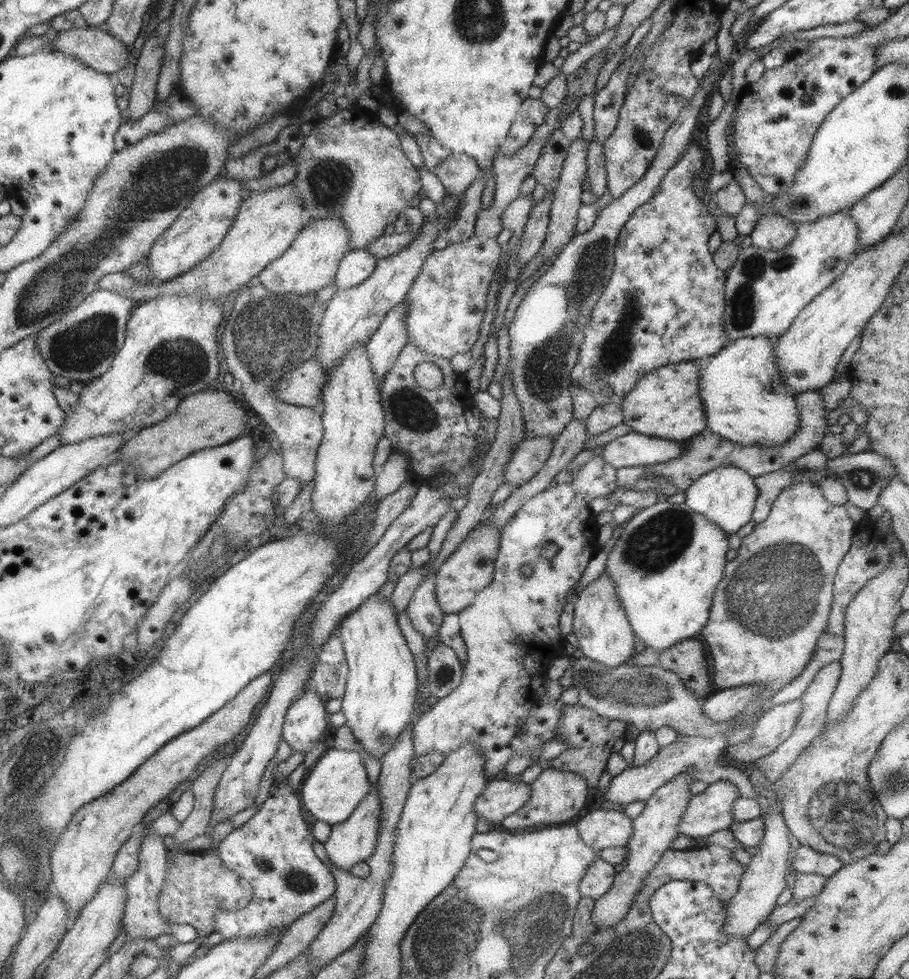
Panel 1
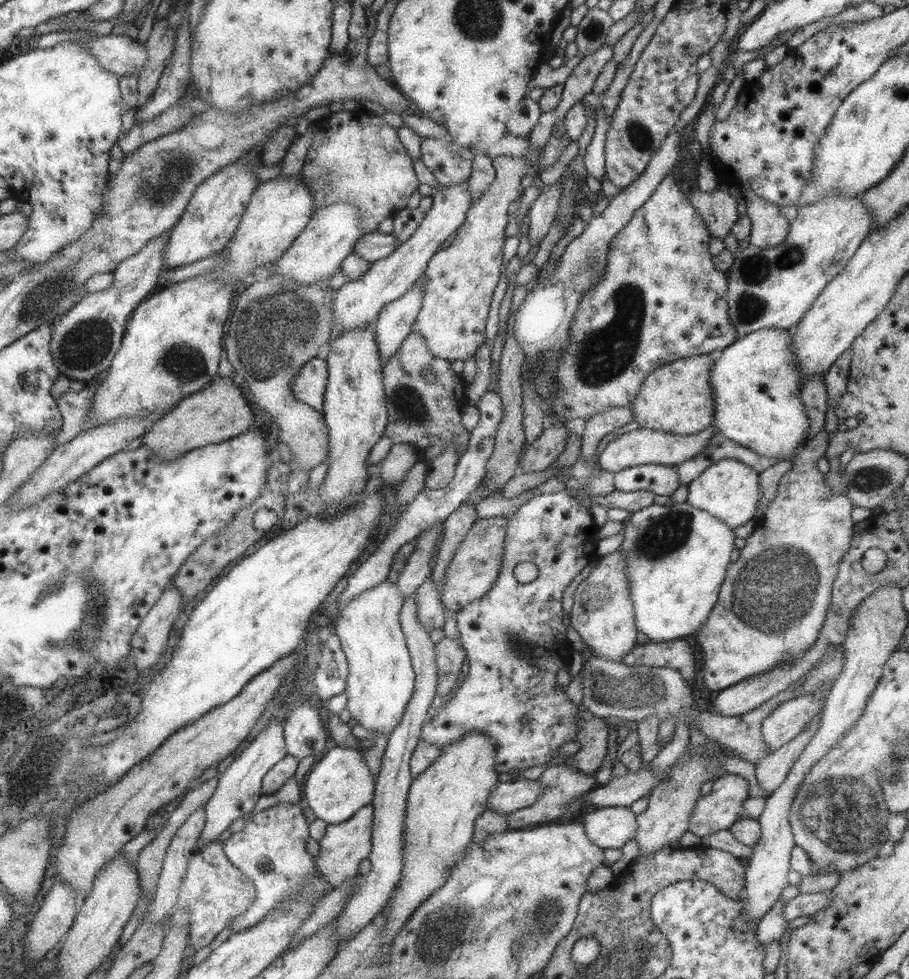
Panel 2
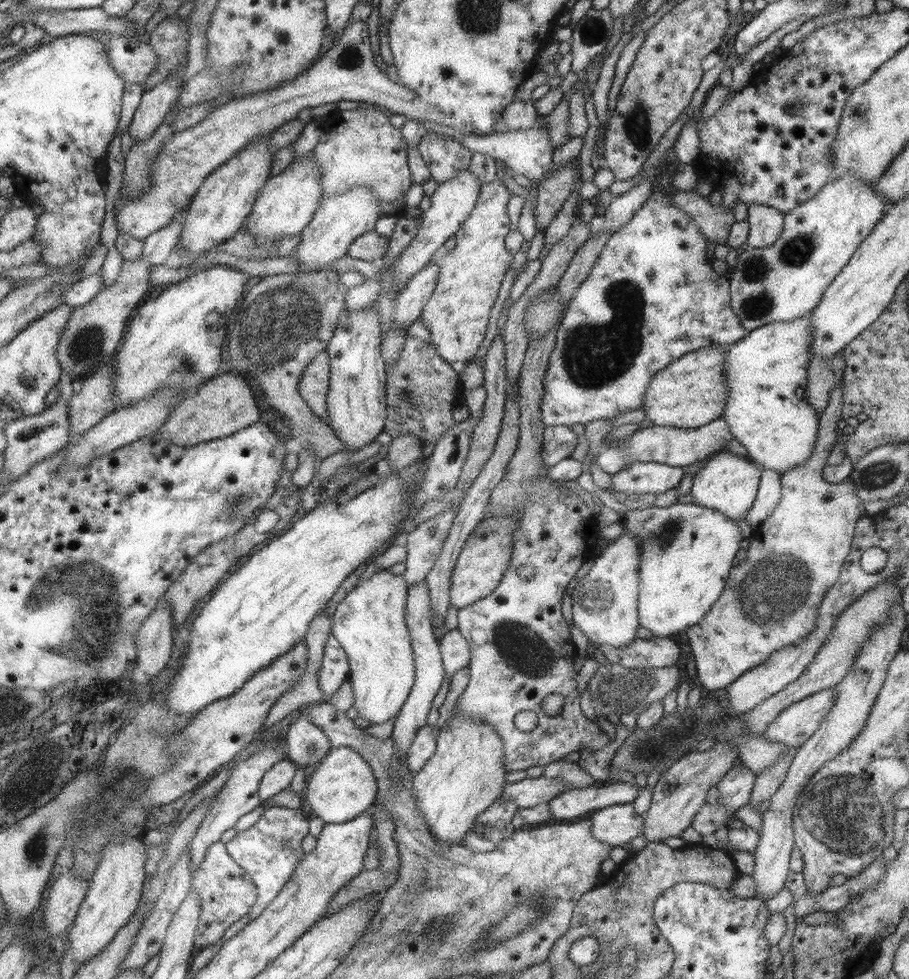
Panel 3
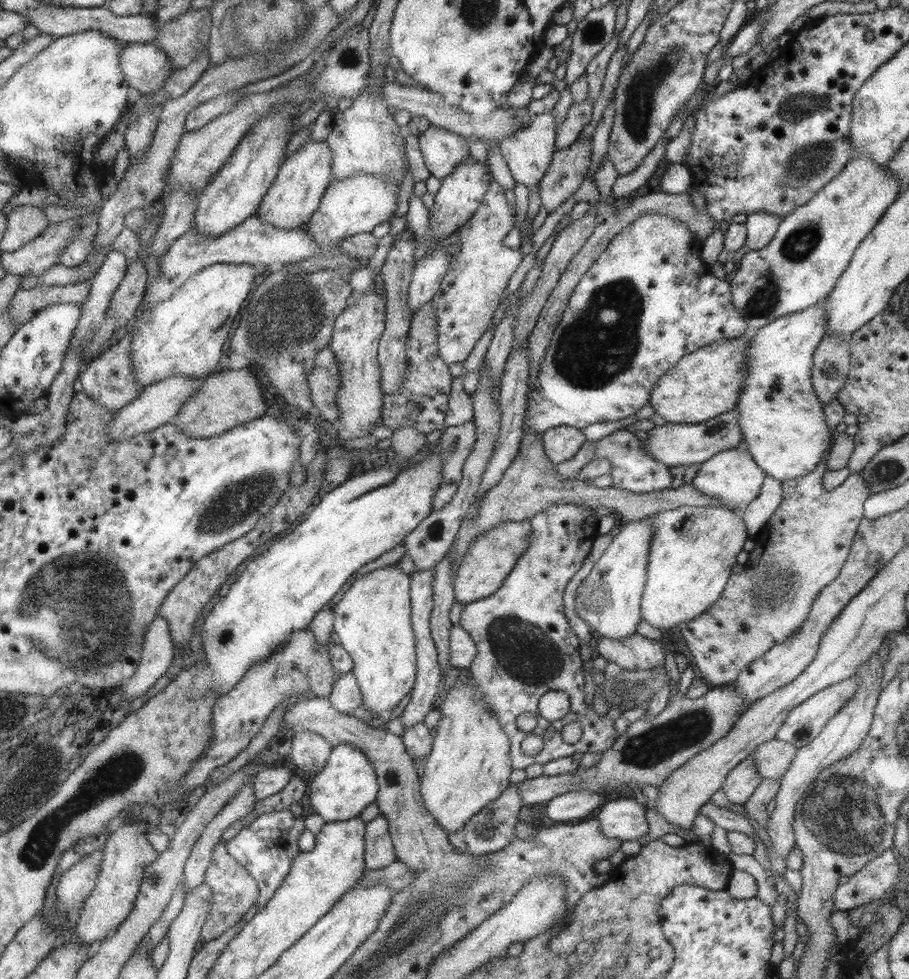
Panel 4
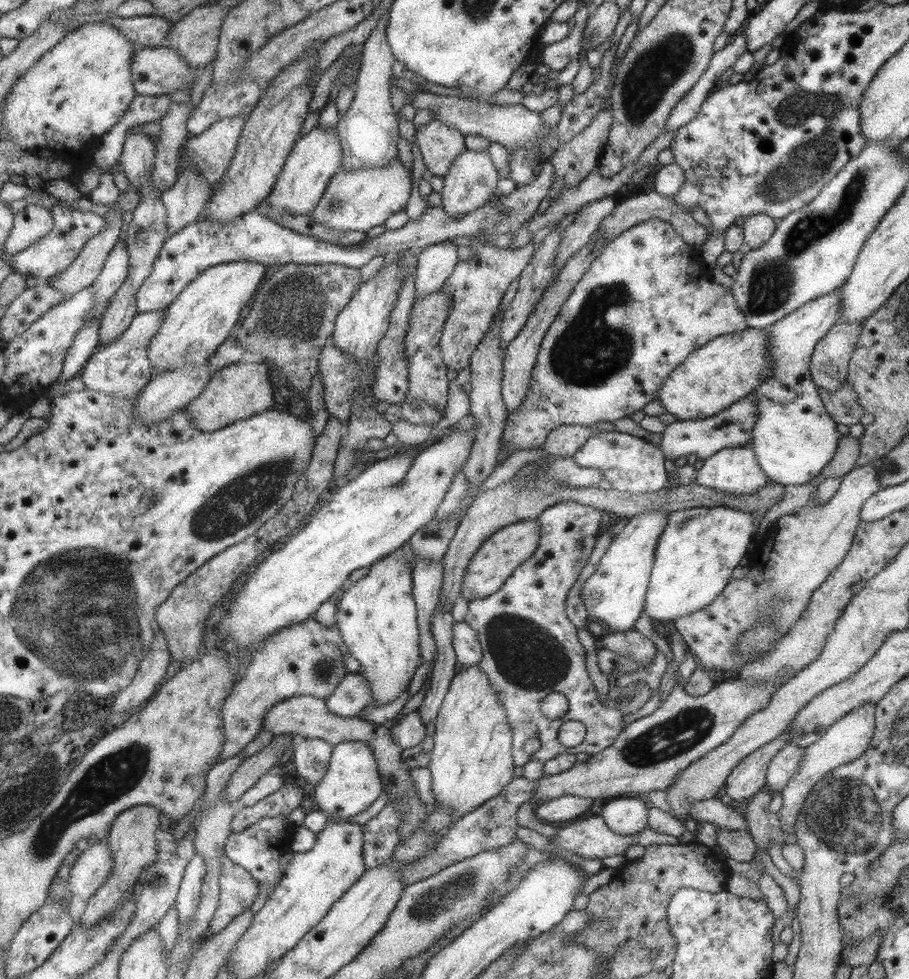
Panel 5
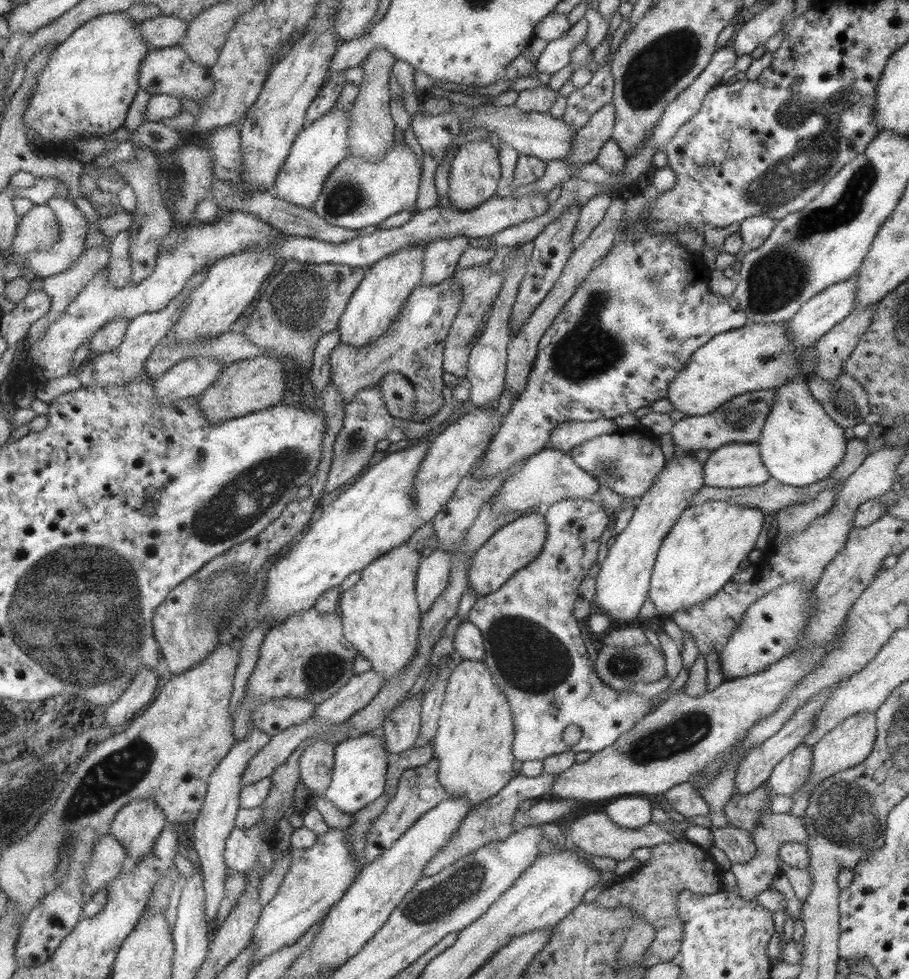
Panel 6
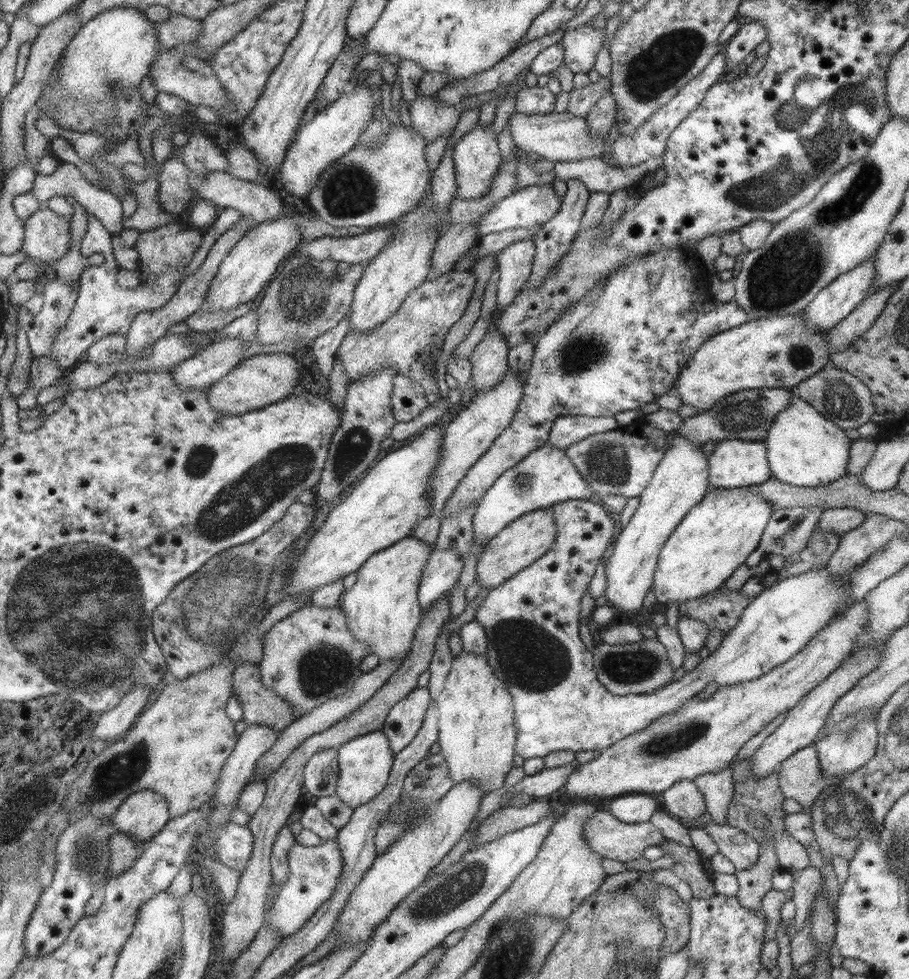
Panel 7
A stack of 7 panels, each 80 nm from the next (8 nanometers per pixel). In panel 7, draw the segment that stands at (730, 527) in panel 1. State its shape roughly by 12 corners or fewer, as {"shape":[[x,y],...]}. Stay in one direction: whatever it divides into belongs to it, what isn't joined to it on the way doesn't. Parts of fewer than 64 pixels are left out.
{"shape":[[719,441],[708,456],[711,487],[772,477],[761,441]]}

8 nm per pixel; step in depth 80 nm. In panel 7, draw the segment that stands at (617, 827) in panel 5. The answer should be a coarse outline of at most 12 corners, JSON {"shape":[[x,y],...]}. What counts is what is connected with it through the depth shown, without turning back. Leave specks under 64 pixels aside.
{"shape":[[625,793],[607,808],[617,821],[650,820],[657,802],[647,793]]}

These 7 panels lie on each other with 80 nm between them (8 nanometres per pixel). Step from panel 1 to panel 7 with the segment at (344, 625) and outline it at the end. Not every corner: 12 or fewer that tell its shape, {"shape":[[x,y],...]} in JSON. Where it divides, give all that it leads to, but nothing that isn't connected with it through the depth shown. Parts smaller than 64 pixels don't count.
{"shape":[[410,534],[371,554],[342,593],[349,634],[403,660],[433,549]]}

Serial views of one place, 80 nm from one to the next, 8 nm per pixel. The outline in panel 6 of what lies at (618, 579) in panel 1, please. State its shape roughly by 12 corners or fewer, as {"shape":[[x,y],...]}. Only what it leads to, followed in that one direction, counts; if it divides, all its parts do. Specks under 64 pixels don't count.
{"shape":[[688,506],[657,552],[648,599],[662,619],[730,582],[765,513]]}

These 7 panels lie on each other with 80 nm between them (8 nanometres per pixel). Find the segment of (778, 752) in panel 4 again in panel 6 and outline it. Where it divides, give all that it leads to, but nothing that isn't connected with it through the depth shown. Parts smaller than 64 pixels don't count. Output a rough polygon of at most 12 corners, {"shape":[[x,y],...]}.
{"shape":[[798,744],[774,764],[772,794],[790,796],[810,775],[811,747]]}

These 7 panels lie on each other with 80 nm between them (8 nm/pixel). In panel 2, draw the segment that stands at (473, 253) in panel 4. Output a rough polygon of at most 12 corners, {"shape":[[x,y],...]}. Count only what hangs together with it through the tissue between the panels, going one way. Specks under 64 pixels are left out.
{"shape":[[492,159],[493,182],[431,256],[411,331],[433,356],[485,340],[507,207],[536,174]]}

